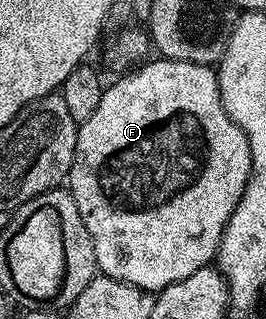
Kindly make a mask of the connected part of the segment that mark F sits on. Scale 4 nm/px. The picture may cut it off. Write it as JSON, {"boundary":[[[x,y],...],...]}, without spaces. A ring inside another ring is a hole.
{"boundary":[[[153,58],[124,73],[113,85],[110,83],[101,96],[99,106],[95,106],[95,114],[80,121],[75,158],[69,171],[67,187],[73,193],[75,206],[79,206],[79,214],[83,218],[83,226],[87,226],[87,234],[91,234],[98,269],[104,275],[116,280],[146,290],[160,290],[187,278],[187,274],[195,274],[195,270],[206,267],[216,257],[217,248],[221,245],[221,235],[225,233],[225,227],[239,198],[243,198],[243,190],[249,181],[250,168],[249,139],[221,104],[216,71],[207,64]]]}

